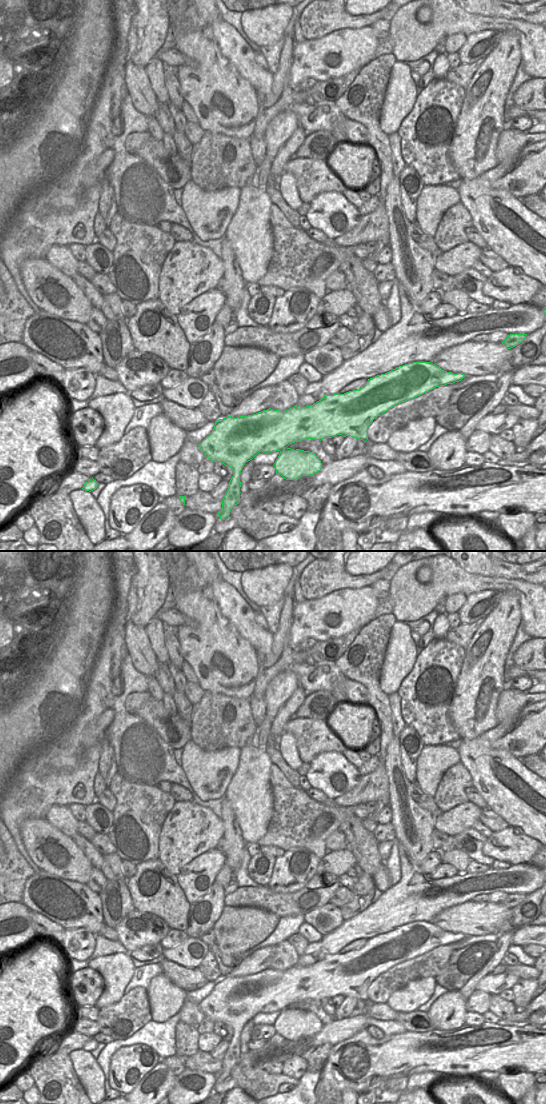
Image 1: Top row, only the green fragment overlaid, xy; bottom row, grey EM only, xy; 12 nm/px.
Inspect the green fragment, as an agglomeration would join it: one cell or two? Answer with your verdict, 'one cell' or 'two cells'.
one cell

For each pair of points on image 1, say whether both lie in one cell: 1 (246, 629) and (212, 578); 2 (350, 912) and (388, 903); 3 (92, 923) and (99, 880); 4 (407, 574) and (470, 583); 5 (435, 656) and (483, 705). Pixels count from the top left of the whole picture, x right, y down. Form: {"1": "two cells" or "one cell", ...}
{"1": "one cell", "2": "two cells", "3": "two cells", "4": "one cell", "5": "two cells"}

